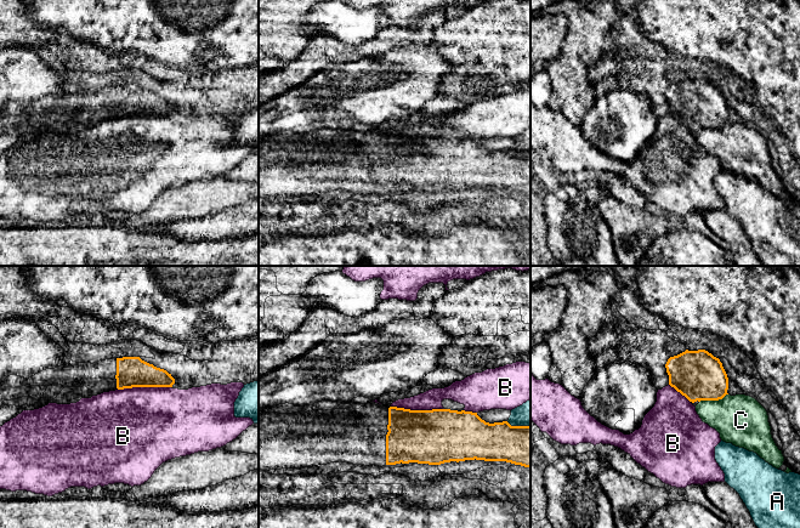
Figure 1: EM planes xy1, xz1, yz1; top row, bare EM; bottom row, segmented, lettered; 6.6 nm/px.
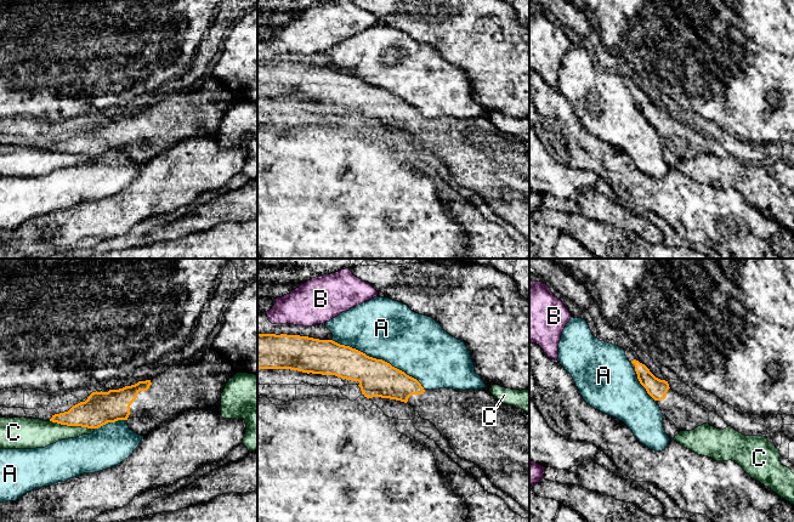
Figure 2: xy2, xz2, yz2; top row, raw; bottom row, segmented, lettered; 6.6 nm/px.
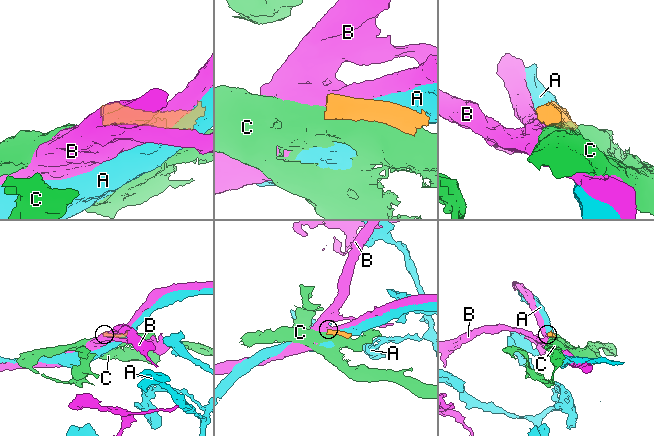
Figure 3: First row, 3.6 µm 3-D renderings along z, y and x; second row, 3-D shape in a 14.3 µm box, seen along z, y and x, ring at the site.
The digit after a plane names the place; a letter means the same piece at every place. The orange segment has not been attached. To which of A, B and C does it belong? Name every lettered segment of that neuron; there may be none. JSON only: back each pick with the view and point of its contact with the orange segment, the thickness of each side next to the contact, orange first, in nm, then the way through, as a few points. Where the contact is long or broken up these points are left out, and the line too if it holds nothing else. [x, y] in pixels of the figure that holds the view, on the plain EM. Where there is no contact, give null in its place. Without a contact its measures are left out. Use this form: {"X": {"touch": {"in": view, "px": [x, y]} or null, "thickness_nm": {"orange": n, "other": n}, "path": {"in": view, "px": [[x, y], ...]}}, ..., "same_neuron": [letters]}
{"same_neuron": []}

